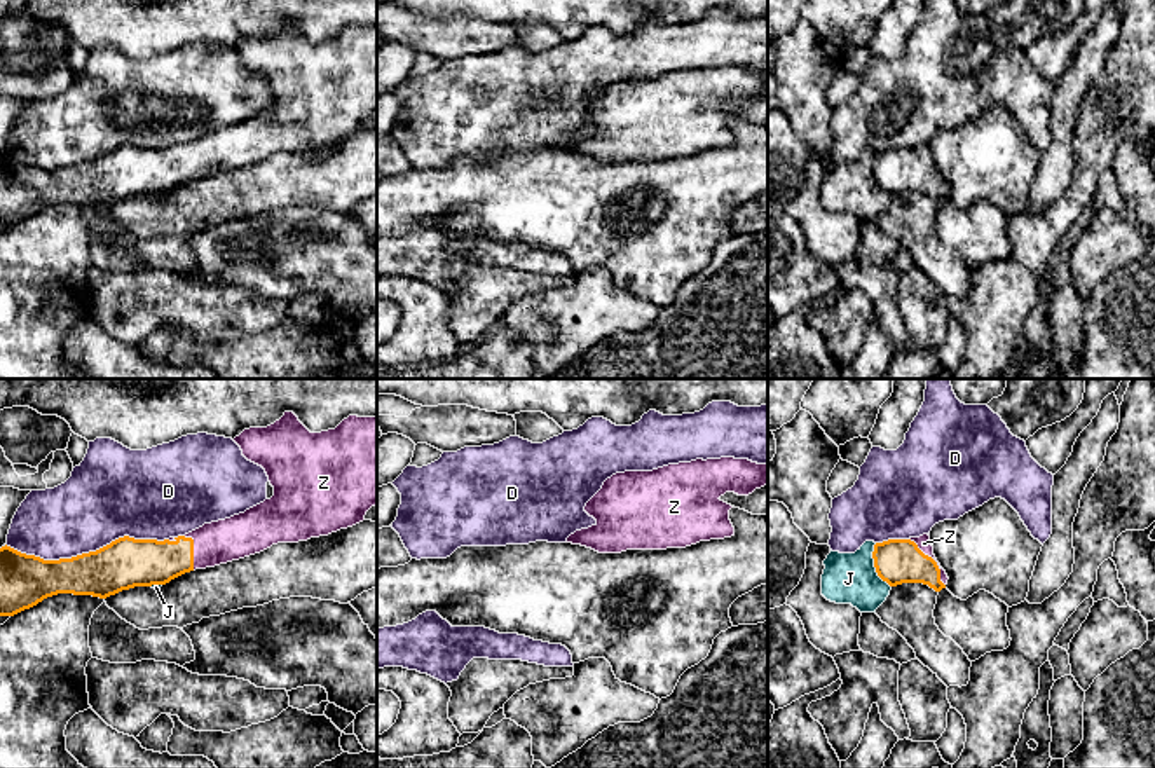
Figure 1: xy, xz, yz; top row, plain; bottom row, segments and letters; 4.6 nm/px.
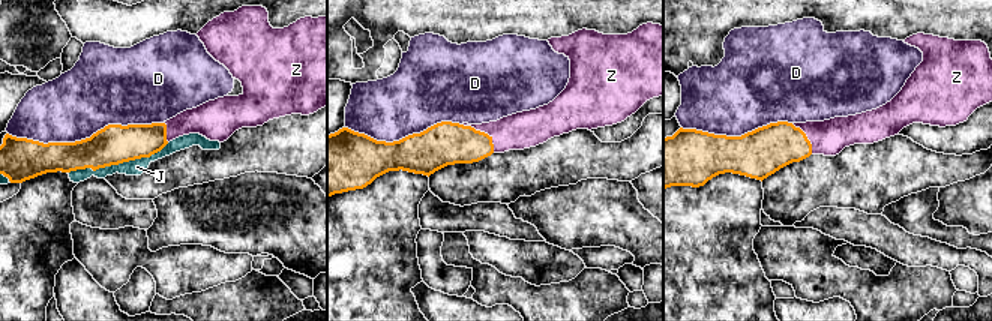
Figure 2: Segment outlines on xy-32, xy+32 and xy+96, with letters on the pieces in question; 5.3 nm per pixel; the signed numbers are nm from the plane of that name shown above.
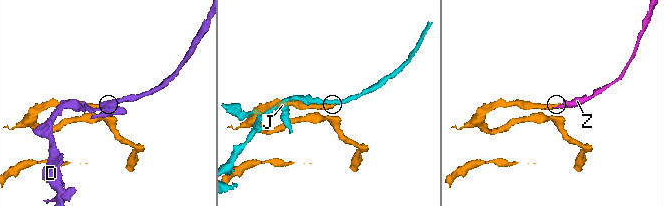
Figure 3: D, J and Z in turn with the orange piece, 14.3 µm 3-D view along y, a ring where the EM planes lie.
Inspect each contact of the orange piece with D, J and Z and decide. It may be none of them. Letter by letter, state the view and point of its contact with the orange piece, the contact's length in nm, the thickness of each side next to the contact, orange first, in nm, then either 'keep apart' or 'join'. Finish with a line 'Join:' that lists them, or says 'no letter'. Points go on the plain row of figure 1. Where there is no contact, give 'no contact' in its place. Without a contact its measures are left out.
D: xy (86, 163) | 750 nm | 240/360 nm | keep apart
J: yz (874, 175) | 220 nm | 200/240 nm | keep apart
Z: yz (934, 170) | 280 nm | 200/70 nm | join
Join: Z

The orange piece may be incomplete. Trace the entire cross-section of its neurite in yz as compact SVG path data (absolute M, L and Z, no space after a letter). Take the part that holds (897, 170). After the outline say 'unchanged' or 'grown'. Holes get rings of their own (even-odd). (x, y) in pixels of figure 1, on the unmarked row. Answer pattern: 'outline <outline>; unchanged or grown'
outline M928 143L876 152L872 168L878 185L890 195L923 192L940 201L949 189L933 164Z; grown

